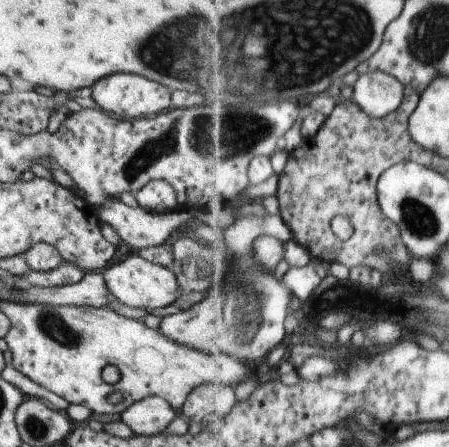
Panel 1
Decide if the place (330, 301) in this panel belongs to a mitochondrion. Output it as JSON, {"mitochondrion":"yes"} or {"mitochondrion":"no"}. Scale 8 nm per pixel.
{"mitochondrion":"yes"}

